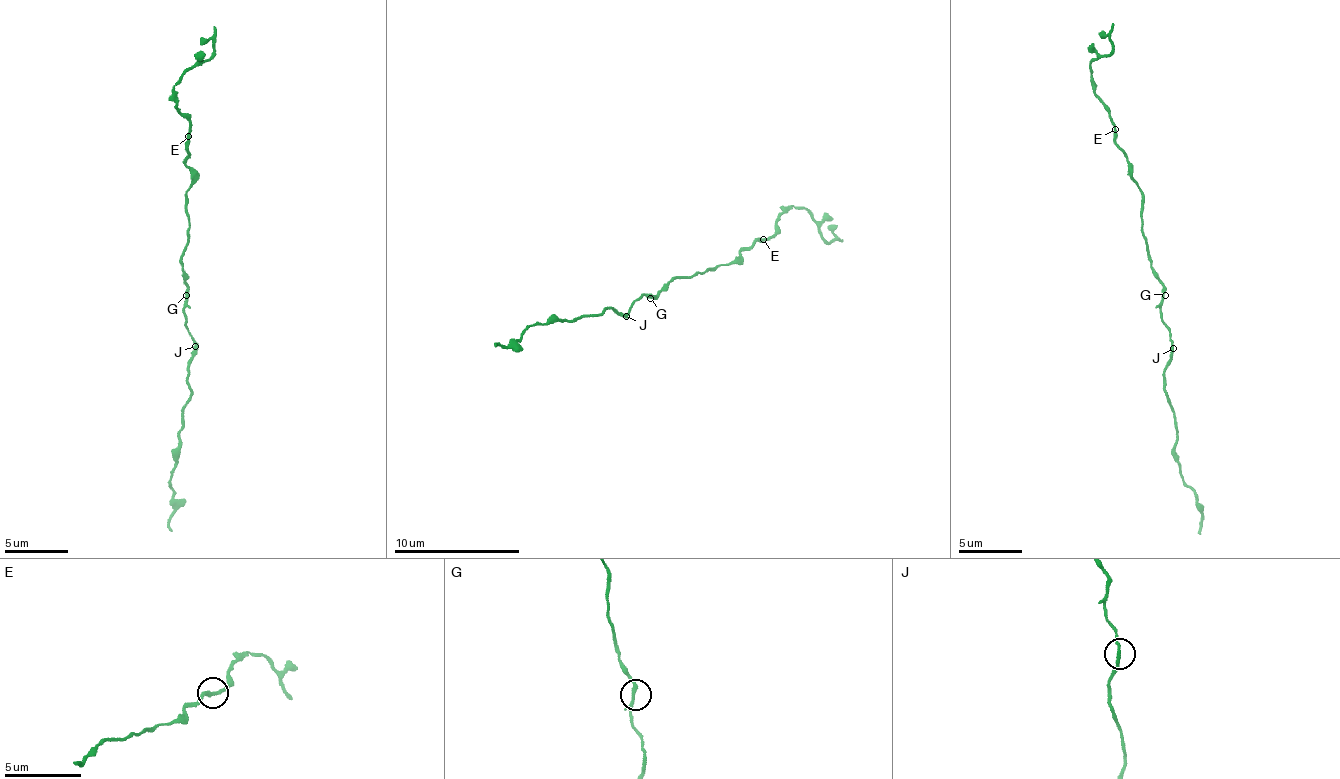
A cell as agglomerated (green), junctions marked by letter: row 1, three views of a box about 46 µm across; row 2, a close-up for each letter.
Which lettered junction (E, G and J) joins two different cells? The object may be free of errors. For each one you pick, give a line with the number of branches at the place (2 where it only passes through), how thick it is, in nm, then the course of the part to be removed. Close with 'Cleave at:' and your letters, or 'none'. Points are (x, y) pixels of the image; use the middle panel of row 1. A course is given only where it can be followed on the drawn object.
Cleave at: none

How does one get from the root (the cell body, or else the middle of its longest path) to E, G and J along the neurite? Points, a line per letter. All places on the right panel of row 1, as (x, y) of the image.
E: (1152, 263), (1140, 229), (1142, 188), (1131, 177), (1126, 151), (1115, 142), (1115, 129)
G: (1152, 263), (1152, 272), (1165, 295)
J: (1152, 263), (1152, 272), (1160, 285), (1162, 323), (1170, 333), (1174, 349)

